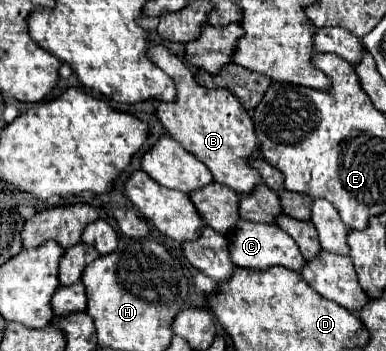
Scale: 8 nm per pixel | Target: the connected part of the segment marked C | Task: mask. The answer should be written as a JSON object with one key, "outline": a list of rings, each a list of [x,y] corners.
{"outline":[[[239,219],[229,235],[229,257],[235,265],[247,269],[267,269],[271,265],[281,265],[297,271],[305,263],[297,243],[281,227],[275,223],[251,223],[247,219]]]}

